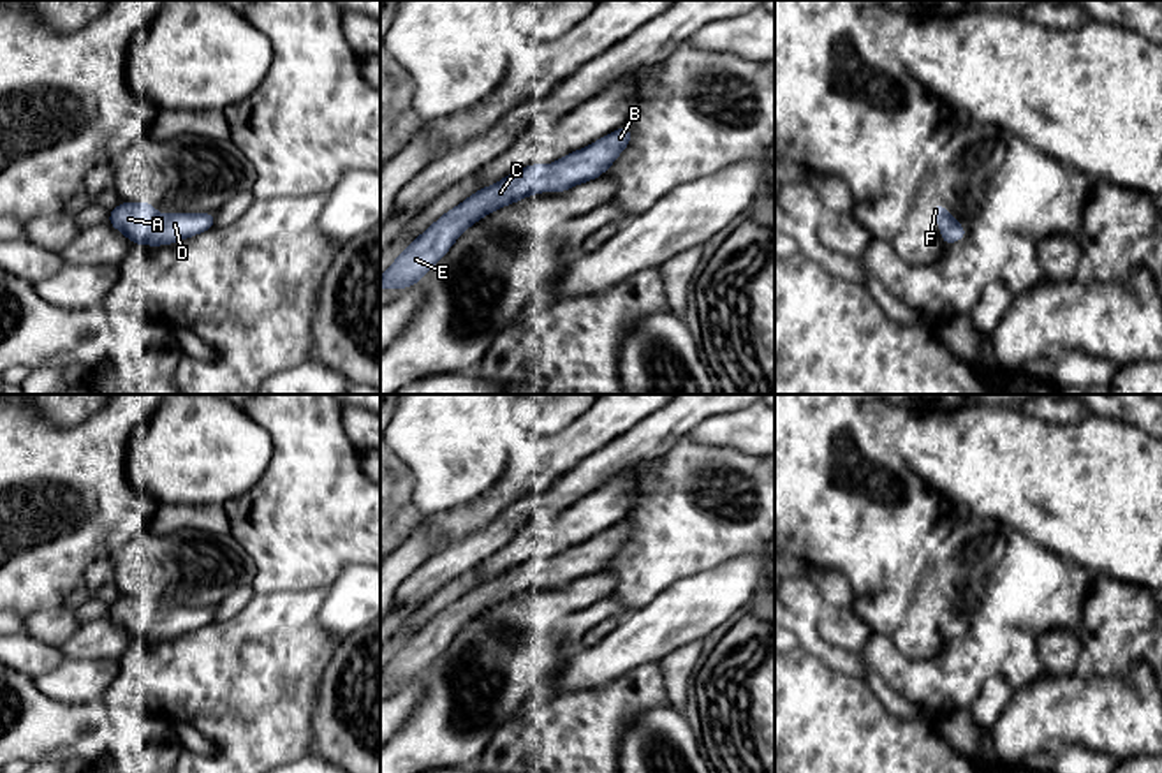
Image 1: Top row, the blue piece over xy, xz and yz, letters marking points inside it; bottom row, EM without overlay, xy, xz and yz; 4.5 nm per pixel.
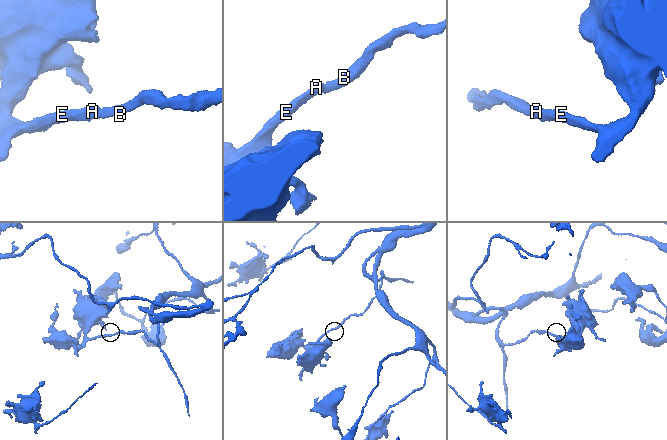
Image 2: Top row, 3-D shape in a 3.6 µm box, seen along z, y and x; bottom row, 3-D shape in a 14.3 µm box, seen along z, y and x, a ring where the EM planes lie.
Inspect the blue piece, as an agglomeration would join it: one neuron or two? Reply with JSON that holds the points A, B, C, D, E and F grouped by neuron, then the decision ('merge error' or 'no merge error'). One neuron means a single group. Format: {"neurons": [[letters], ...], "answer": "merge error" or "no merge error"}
{"neurons": [["A", "B", "C", "D", "E", "F"]], "answer": "no merge error"}

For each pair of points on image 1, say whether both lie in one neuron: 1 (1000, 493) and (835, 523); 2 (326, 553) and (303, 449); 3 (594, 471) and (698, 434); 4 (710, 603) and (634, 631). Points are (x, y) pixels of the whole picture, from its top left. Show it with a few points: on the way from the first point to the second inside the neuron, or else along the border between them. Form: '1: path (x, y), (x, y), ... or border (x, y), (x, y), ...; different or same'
1: border (916, 476), (948, 504); different
2: path (314, 527), (314, 476); same
3: border (726, 412), (703, 418), (685, 434); different
4: path (691, 608), (654, 631); same

